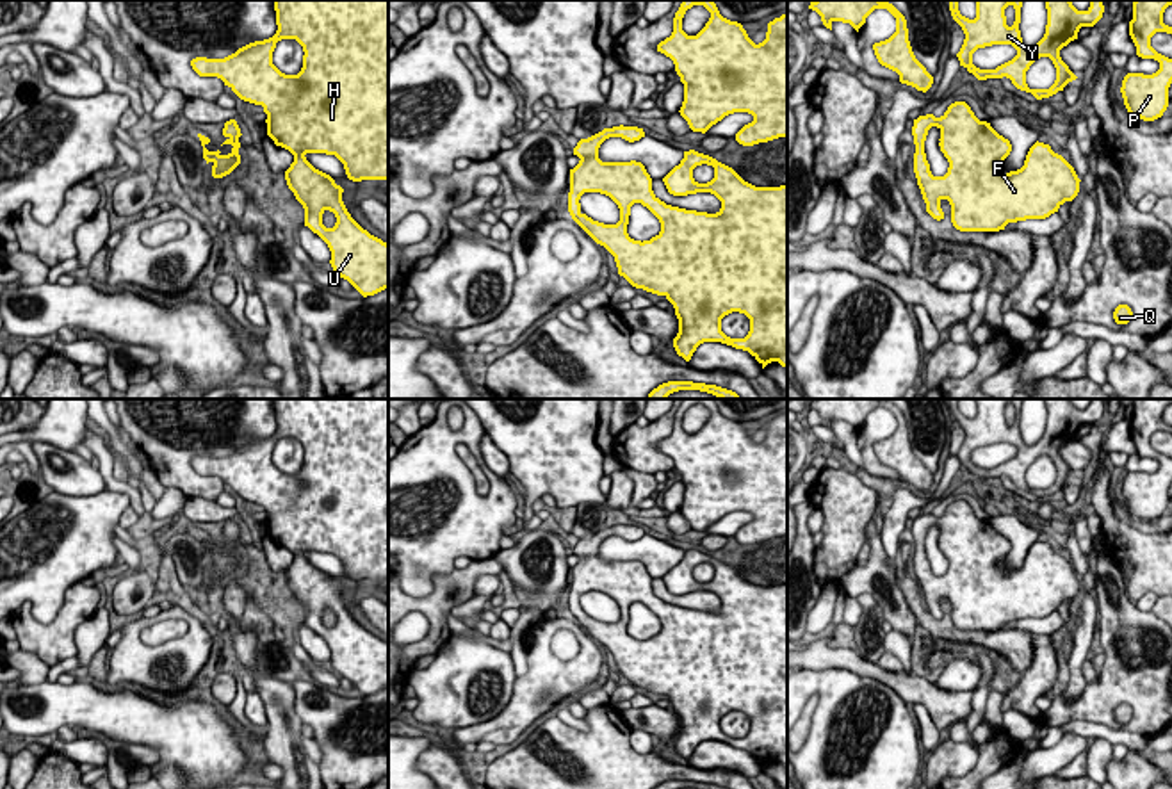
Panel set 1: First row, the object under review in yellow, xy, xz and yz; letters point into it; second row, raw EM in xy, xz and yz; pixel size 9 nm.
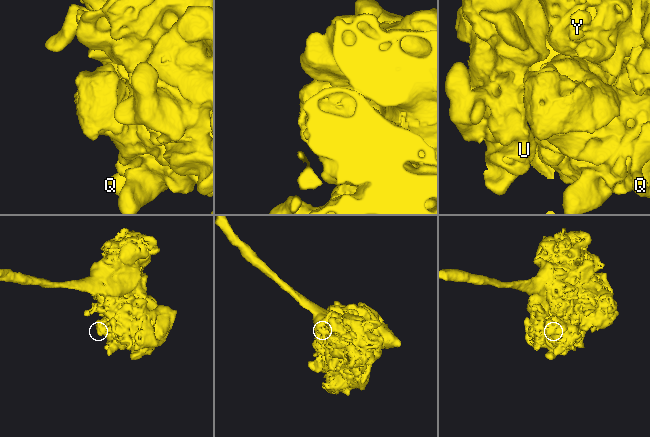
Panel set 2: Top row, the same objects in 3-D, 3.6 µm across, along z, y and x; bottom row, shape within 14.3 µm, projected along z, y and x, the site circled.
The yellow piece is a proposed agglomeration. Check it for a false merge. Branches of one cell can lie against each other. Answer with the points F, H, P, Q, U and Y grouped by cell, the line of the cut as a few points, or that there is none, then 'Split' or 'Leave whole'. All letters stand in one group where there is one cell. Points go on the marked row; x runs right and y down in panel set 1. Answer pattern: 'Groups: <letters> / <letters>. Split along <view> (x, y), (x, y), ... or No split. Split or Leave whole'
Groups: F H P Q U Y. No split. Leave whole

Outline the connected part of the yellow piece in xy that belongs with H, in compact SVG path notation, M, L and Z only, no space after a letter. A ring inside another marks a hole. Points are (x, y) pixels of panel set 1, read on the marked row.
M388 0L273 2L278 25L273 37L249 43L224 59L196 57L191 66L199 77L221 78L240 100L264 107L267 135L294 155L285 180L305 208L305 226L328 244L335 274L347 280L363 297L374 296L388 289L388 244L351 217L342 201L344 189L330 175L315 169L305 155L335 155L353 182L388 180ZM281 39L296 39L303 46L303 68L297 75L285 75L273 64L273 52Z

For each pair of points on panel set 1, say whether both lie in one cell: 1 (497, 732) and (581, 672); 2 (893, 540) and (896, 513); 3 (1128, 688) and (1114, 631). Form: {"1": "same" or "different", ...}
{"1": "same", "2": "same", "3": "same"}

